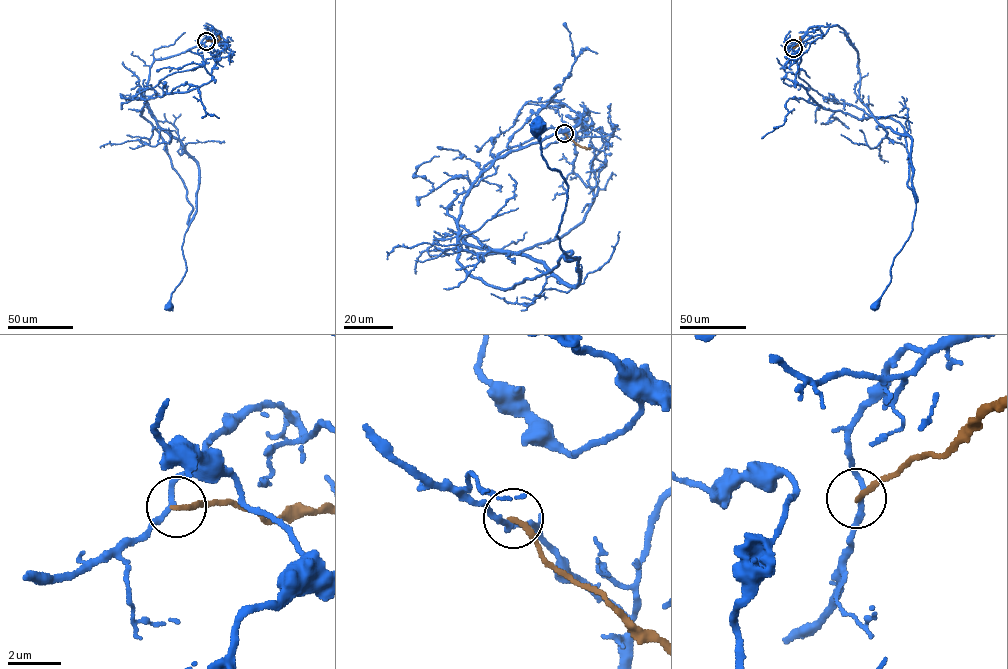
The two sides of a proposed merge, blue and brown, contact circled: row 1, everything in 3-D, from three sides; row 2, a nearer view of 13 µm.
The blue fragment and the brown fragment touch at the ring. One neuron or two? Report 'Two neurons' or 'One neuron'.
Two neurons

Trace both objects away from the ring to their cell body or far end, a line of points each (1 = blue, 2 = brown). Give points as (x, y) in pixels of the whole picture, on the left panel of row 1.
1: (206, 40), (219, 31), (156, 59), (144, 96), (198, 168), (181, 249), (186, 271), (169, 306)
2: (206, 41), (217, 41), (218, 35)

